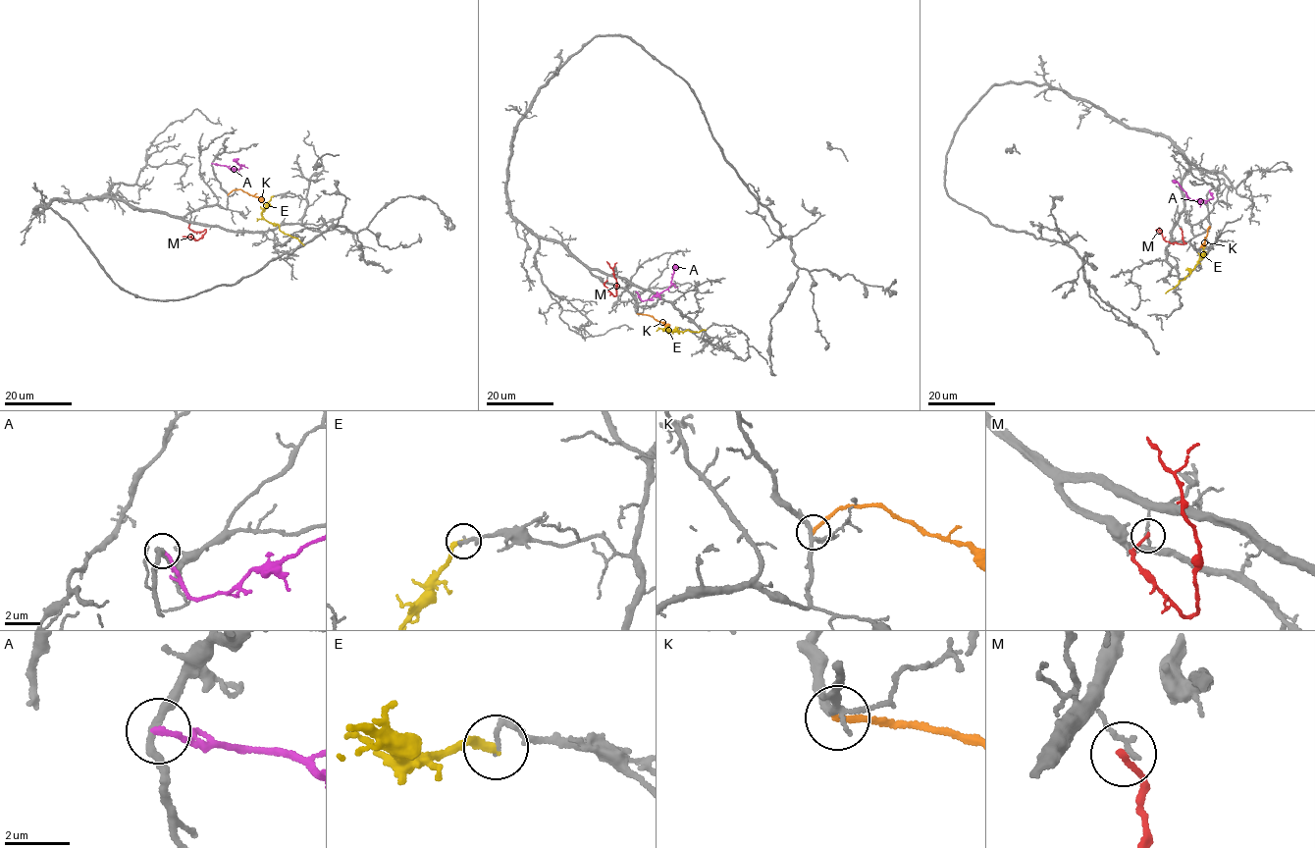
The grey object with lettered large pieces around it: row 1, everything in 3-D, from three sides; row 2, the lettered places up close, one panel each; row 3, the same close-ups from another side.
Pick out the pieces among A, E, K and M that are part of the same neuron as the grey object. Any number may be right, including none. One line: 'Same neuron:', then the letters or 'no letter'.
Same neuron: no letter

